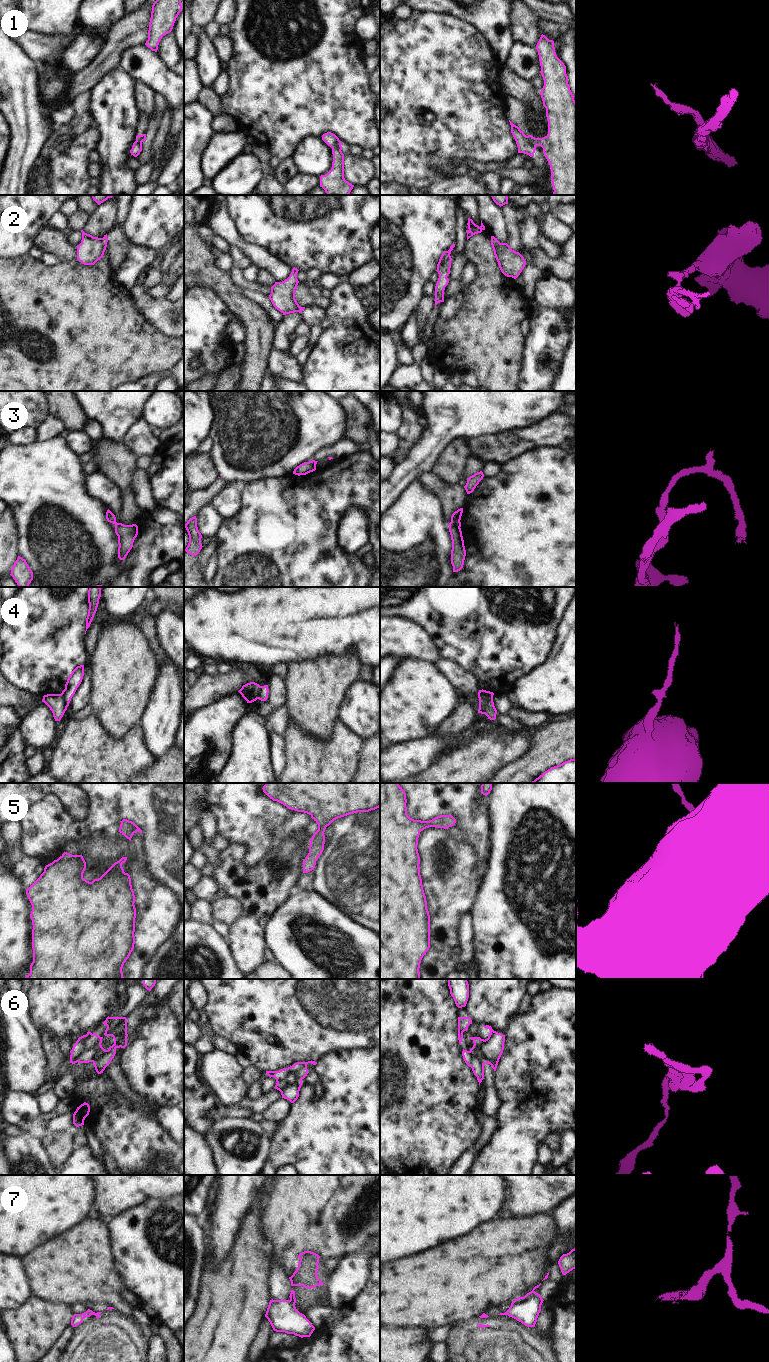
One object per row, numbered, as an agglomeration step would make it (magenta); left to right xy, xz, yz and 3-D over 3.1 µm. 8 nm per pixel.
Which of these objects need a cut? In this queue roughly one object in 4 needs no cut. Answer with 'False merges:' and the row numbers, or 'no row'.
False merges: 1, 2, 3, 4, 6, 7

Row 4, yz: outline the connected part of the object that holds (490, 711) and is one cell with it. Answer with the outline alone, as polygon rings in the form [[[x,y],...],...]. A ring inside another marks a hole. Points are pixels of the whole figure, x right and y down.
[[[478,694],[478,698],[479,698],[479,709],[478,709],[478,713],[481,714],[485,714],[488,719],[490,720],[495,720],[496,719],[496,714],[497,714],[497,710],[495,708],[495,706],[489,706],[484,698]]]

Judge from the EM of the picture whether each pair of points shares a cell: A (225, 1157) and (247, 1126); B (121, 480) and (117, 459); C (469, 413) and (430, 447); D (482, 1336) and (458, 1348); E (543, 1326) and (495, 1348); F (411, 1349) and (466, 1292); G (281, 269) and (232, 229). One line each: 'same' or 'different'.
A: same
B: same
C: same
D: same
E: different
F: different
G: same

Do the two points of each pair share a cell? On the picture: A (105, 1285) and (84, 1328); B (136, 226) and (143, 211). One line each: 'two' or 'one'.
A: two
B: one

